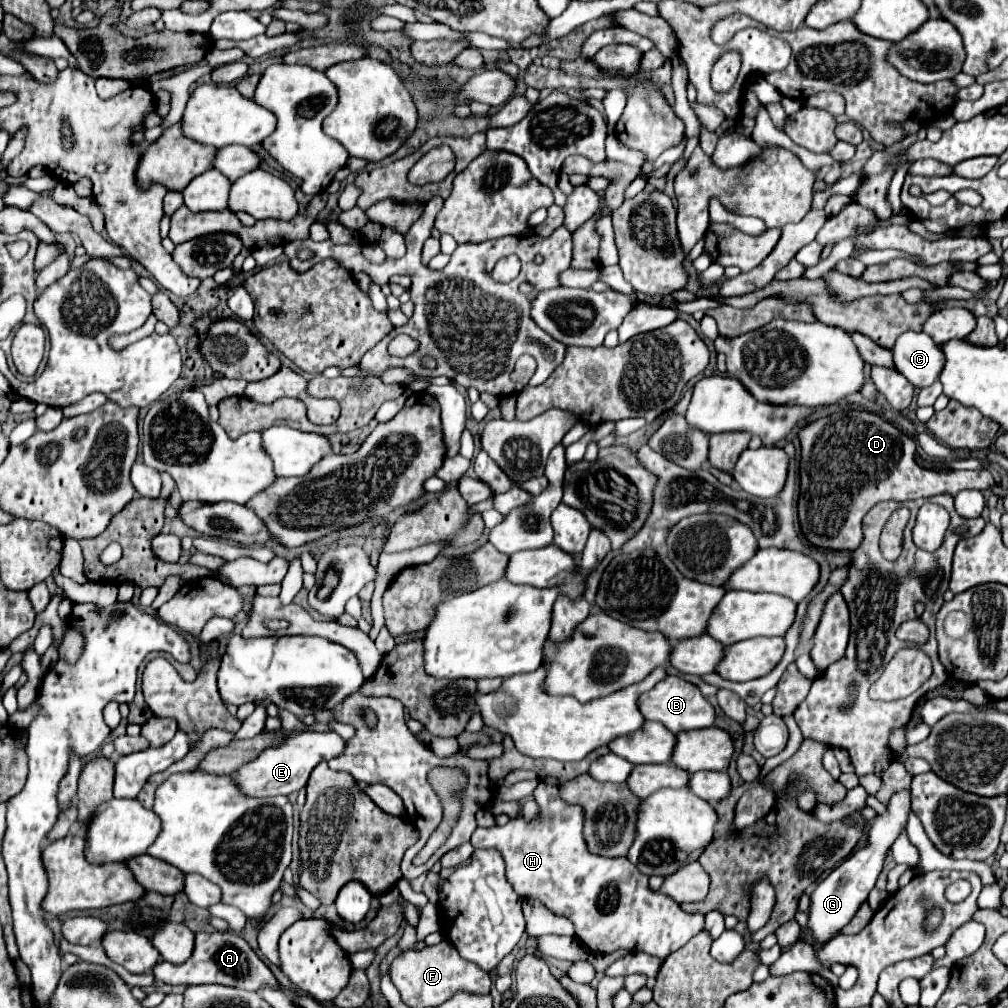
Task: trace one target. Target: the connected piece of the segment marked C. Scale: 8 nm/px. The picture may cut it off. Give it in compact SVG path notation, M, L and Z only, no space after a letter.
M903 333L891 347L893 363L917 389L929 387L941 373L941 347L935 345L925 333Z

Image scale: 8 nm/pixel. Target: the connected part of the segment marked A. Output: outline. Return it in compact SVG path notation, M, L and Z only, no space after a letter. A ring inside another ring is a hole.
M213 931L213 933L197 933L195 935L195 949L191 953L191 957L181 963L181 965L173 965L167 961L159 961L153 967L153 975L157 981L165 983L165 985L201 985L201 983L219 983L219 985L229 985L229 987L237 987L237 989L249 989L249 991L257 991L263 983L271 985L273 989L283 989L289 997L289 989L281 987L273 973L269 971L269 967L255 955L255 951L247 945L247 941L235 933L227 933L227 931Z

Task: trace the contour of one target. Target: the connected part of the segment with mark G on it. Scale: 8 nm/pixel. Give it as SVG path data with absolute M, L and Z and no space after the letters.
M901 789L897 793L891 795L891 799L885 803L885 813L877 813L875 819L869 825L867 831L867 845L857 849L851 857L847 857L839 867L835 867L811 893L811 903L809 903L809 911L807 911L807 927L801 929L801 935L797 941L807 941L805 931L811 933L813 941L817 941L819 945L829 943L833 937L837 937L841 933L841 929L855 917L857 909L867 901L869 891L875 887L875 881L883 869L883 861L891 849L891 845L895 843L895 839L901 835L901 831L907 825L907 817L911 811L911 803L907 803L907 795L909 789Z

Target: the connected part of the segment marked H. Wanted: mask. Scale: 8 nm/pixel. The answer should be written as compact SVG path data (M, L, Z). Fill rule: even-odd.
M539 783L539 787L535 789L535 799L541 805L541 815L535 821L525 823L521 817L515 817L515 819L509 819L509 823L503 827L495 825L489 829L477 829L471 835L471 845L475 849L487 849L487 847L499 849L505 857L507 879L515 887L515 891L521 897L533 895L553 913L569 917L575 925L579 941L587 949L595 953L635 949L635 951L645 951L649 955L657 955L665 959L673 951L681 949L699 931L703 931L703 919L705 919L703 915L685 913L679 909L679 905L673 899L657 891L651 891L647 885L649 877L637 871L637 867L633 867L633 863L629 863L627 857L605 859L599 855L589 855L589 851L585 851L585 841L581 833L583 829L581 807L563 803L561 797L557 795L557 787Z

